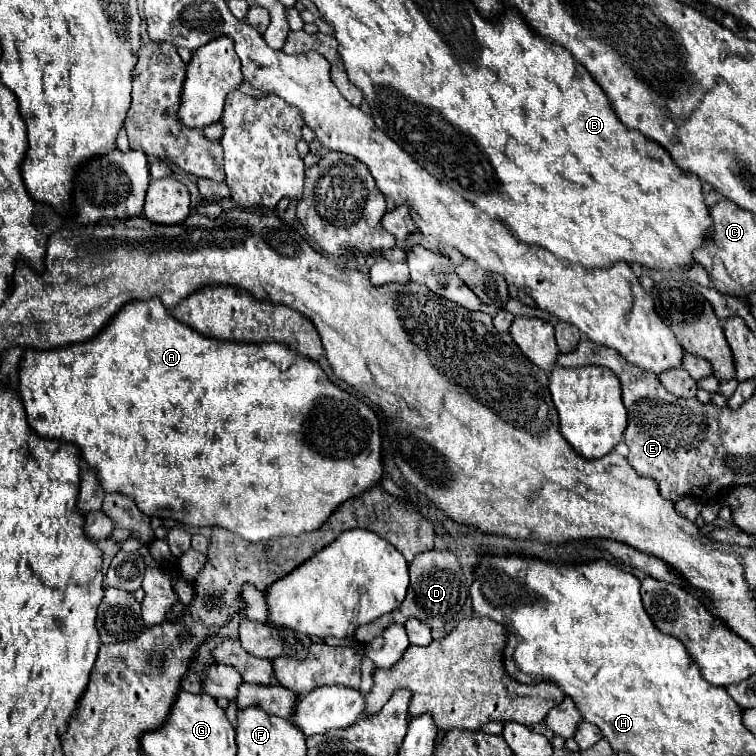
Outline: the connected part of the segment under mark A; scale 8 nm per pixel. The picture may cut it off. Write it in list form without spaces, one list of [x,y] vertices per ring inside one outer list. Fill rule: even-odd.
[[[160,299],[130,301],[96,337],[84,343],[72,343],[48,351],[26,349],[20,359],[18,381],[18,393],[24,403],[30,429],[38,437],[60,439],[80,447],[80,457],[96,473],[104,493],[124,493],[126,497],[132,497],[140,511],[148,517],[158,515],[162,519],[176,519],[188,527],[218,525],[238,533],[246,541],[266,541],[280,535],[300,535],[318,529],[340,503],[358,495],[360,491],[370,489],[382,477],[380,421],[376,413],[368,405],[356,401],[352,395],[330,383],[326,373],[314,361],[290,351],[280,343],[240,345],[202,337],[188,325],[168,315]]]

